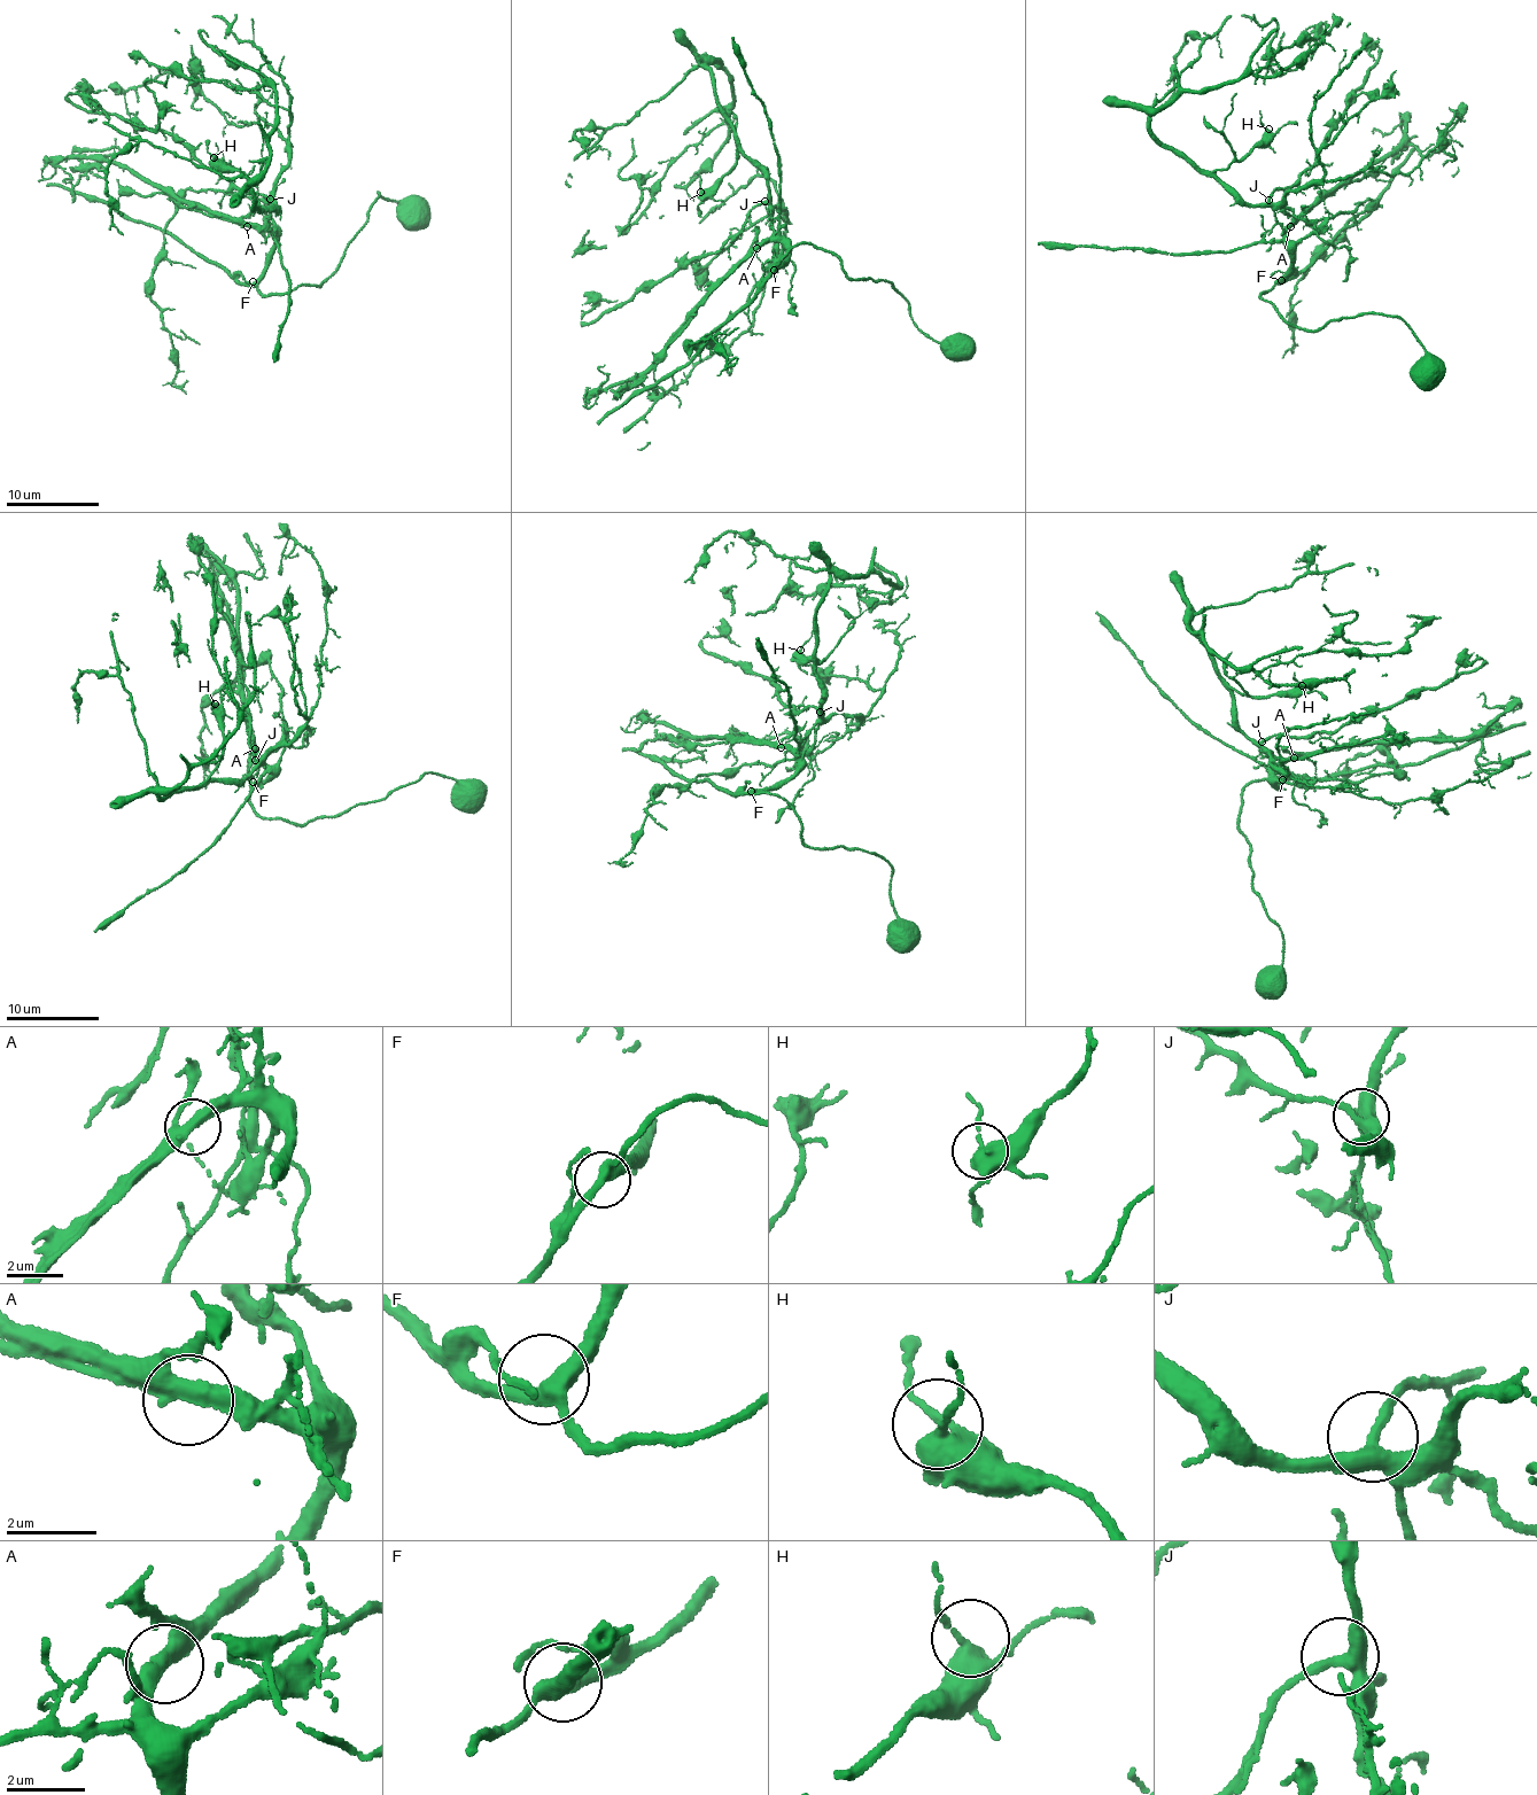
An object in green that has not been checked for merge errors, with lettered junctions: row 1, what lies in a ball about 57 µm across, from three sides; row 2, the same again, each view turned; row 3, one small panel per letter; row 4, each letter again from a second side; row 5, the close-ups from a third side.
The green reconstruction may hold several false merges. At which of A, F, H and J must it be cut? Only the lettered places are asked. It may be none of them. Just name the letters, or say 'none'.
A

